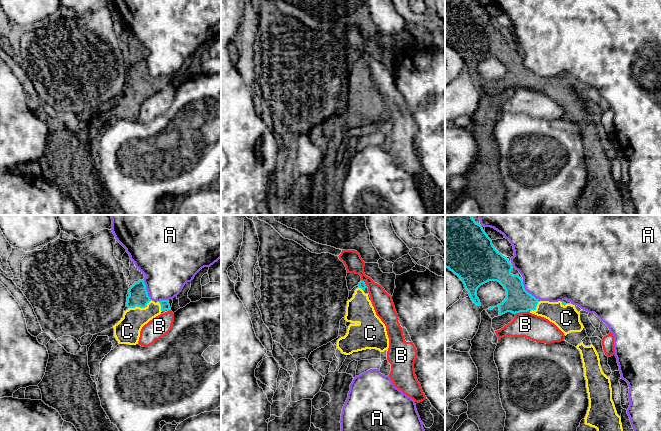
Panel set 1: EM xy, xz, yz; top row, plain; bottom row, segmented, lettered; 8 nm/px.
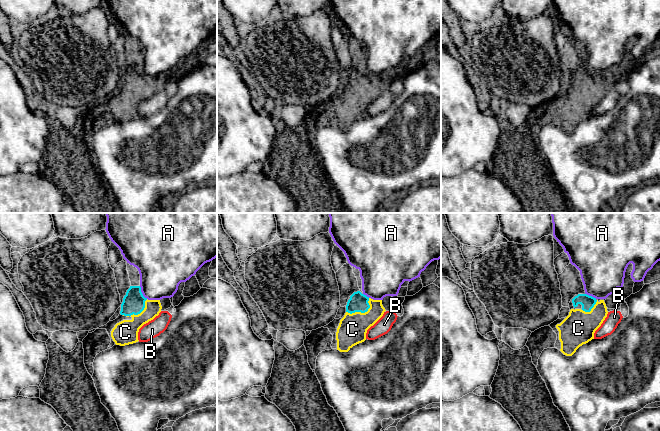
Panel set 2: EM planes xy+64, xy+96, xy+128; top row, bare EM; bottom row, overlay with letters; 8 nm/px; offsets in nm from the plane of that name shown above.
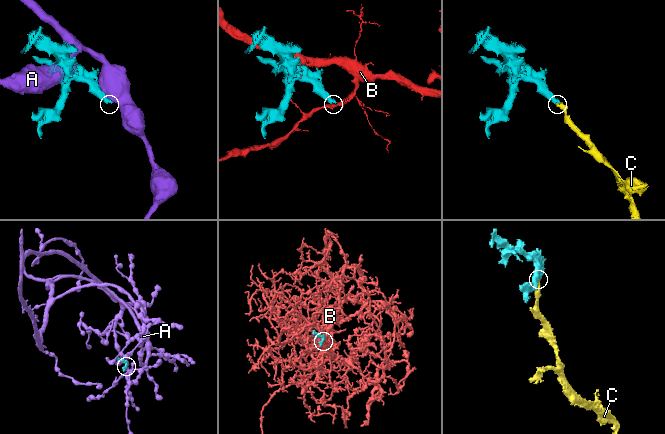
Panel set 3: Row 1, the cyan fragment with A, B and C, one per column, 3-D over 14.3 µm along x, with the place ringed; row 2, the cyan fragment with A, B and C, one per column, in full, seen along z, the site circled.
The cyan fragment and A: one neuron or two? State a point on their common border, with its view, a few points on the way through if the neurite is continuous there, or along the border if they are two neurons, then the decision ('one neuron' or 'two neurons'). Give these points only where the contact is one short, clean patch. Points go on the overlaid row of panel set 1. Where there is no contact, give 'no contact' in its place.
contact yz (525, 290); two neurons

